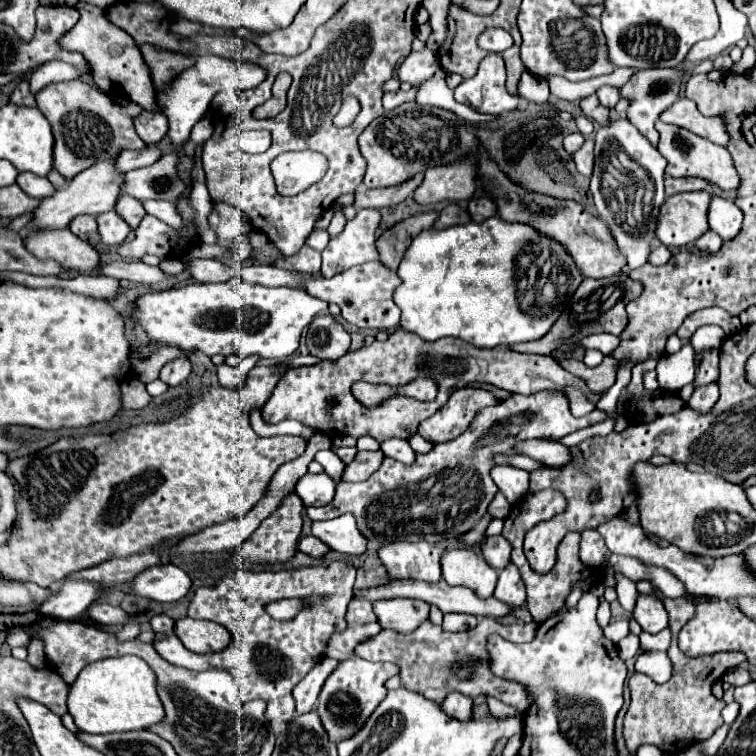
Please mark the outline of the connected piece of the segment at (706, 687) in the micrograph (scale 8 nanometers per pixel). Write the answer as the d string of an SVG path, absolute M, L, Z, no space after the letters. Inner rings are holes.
M664 599L664 607L670 615L670 633L672 633L672 645L668 649L668 657L672 661L672 679L664 685L658 685L650 677L642 673L634 673L628 681L628 687L632 691L632 703L624 719L624 739L632 753L644 743L652 743L660 747L666 753L676 753L684 749L688 743L708 739L716 727L720 727L722 721L722 707L726 705L722 699L716 699L712 695L712 685L716 679L720 679L730 667L738 667L746 661L742 653L720 653L706 659L688 659L686 655L680 655L678 649L678 633L682 625L688 623L688 619L694 617L696 609L694 605L684 599Z

